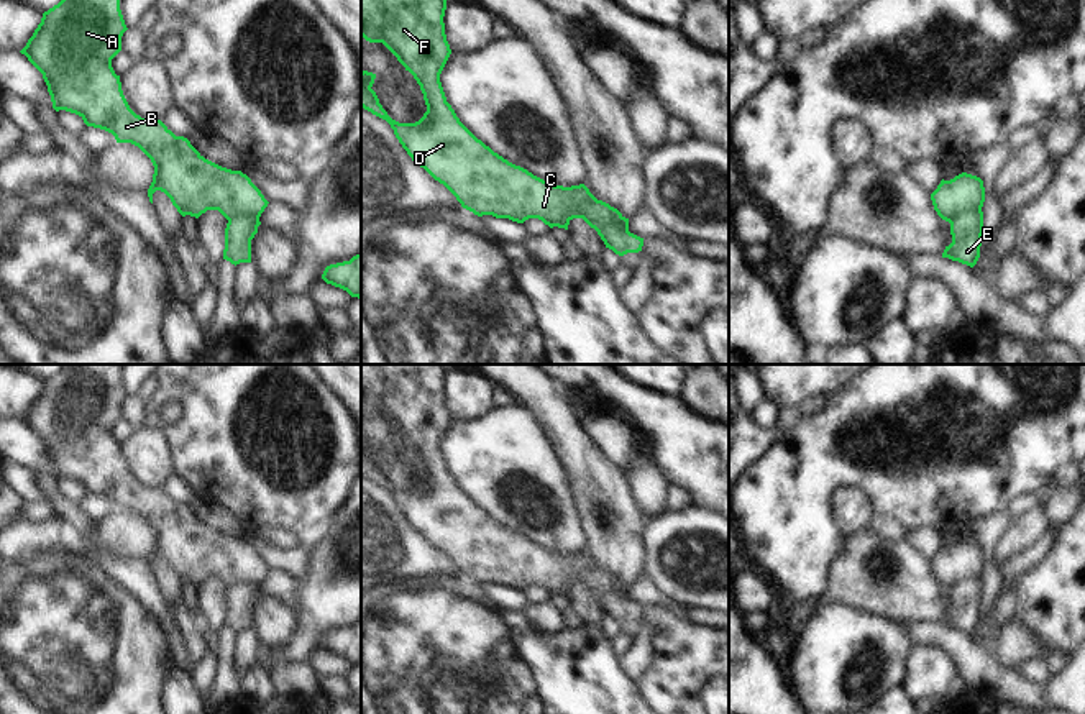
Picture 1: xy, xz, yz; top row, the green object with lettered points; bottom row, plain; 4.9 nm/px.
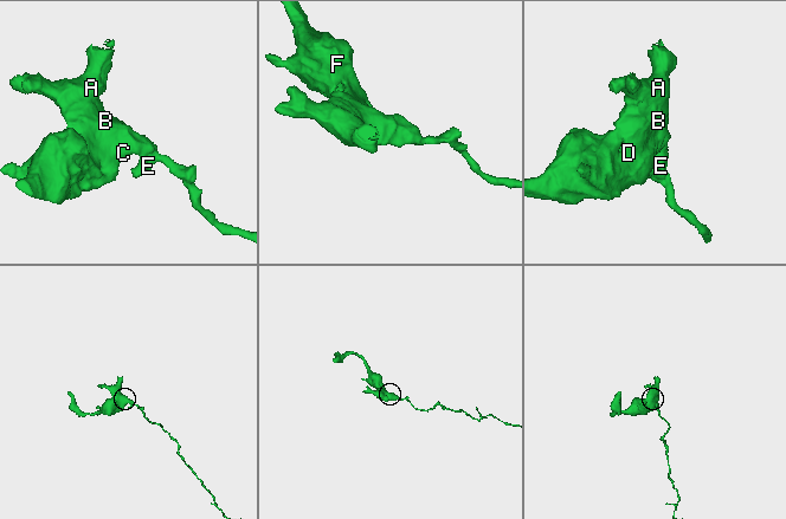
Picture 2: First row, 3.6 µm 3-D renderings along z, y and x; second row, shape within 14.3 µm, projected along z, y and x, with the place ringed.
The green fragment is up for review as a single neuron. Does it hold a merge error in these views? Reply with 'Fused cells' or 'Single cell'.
Fused cells

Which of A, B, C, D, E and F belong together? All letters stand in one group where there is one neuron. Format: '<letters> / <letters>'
A B C D F / E

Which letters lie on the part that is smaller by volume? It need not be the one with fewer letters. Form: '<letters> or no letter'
E

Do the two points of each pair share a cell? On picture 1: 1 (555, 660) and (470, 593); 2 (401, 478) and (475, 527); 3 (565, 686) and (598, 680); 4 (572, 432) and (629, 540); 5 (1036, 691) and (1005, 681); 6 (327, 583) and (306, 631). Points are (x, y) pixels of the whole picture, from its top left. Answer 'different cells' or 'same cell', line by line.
1: same cell
2: same cell
3: same cell
4: same cell
5: same cell
6: same cell

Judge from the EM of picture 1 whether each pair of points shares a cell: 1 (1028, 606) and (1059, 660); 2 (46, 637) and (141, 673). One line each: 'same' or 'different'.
1: different
2: same

